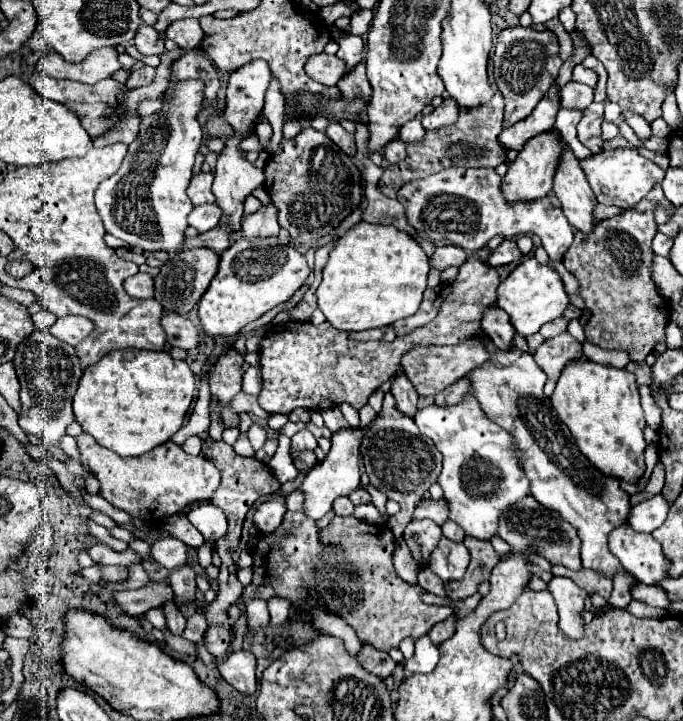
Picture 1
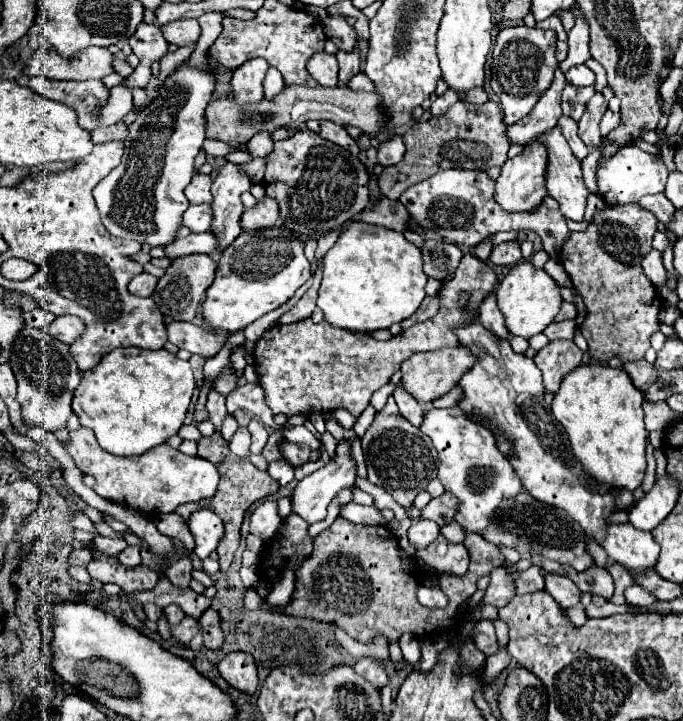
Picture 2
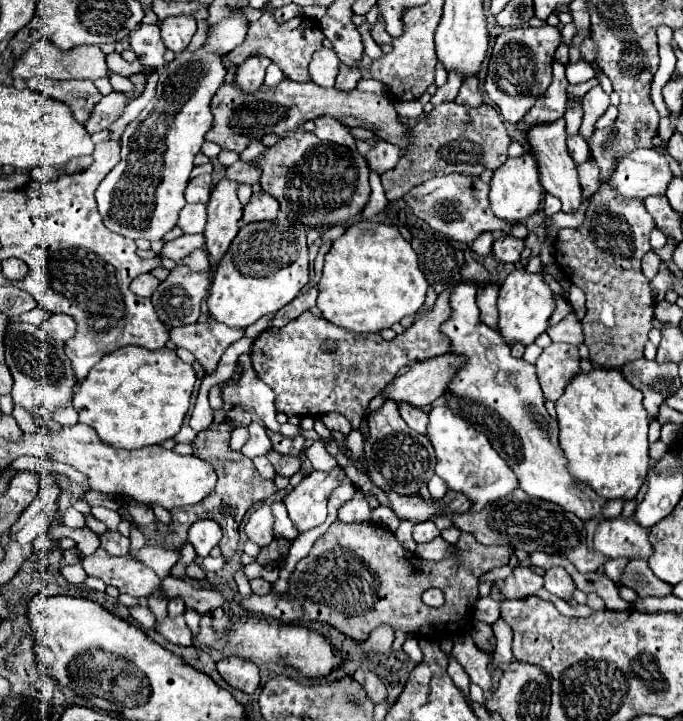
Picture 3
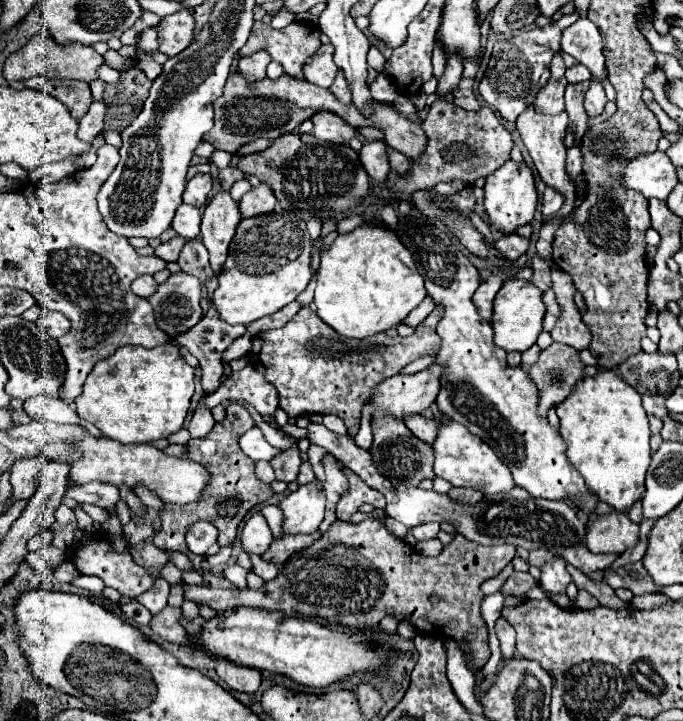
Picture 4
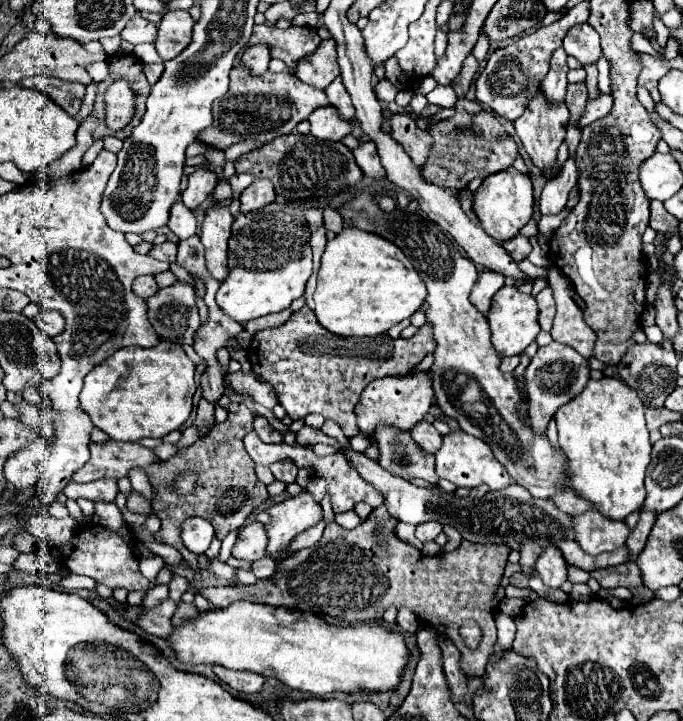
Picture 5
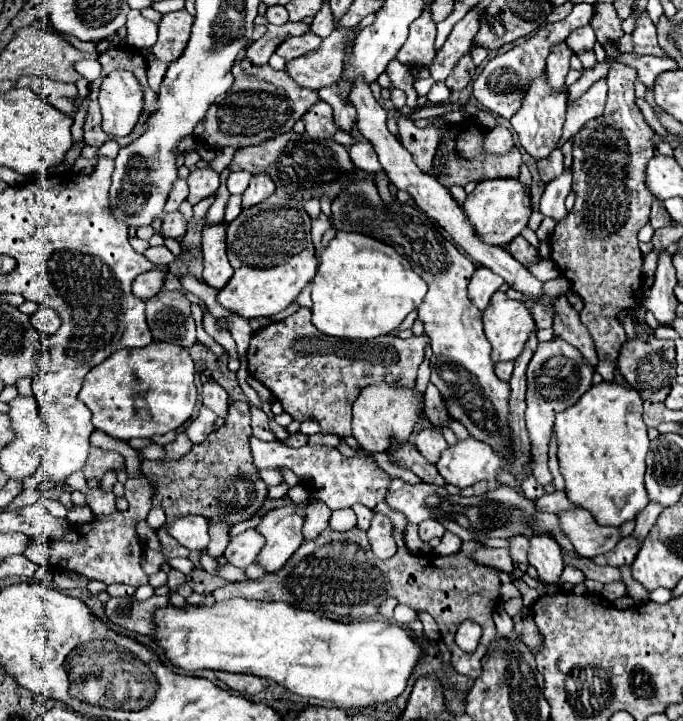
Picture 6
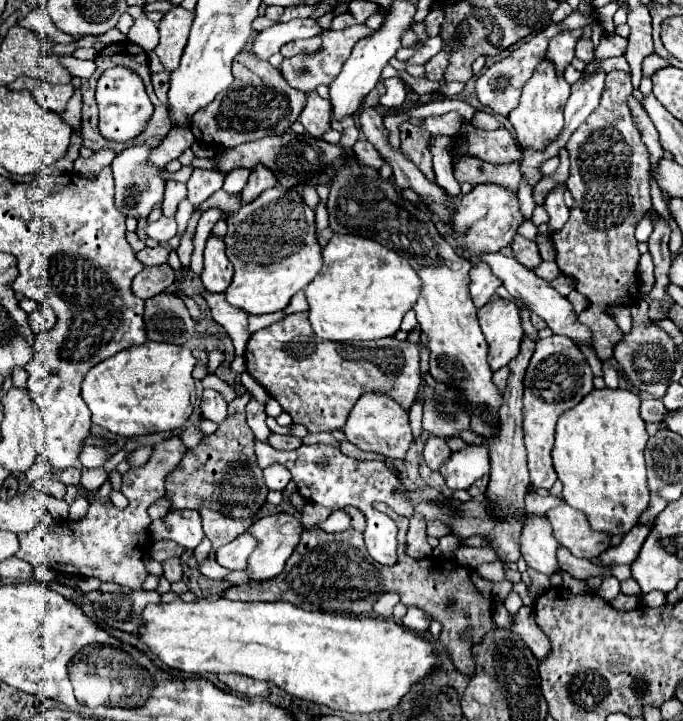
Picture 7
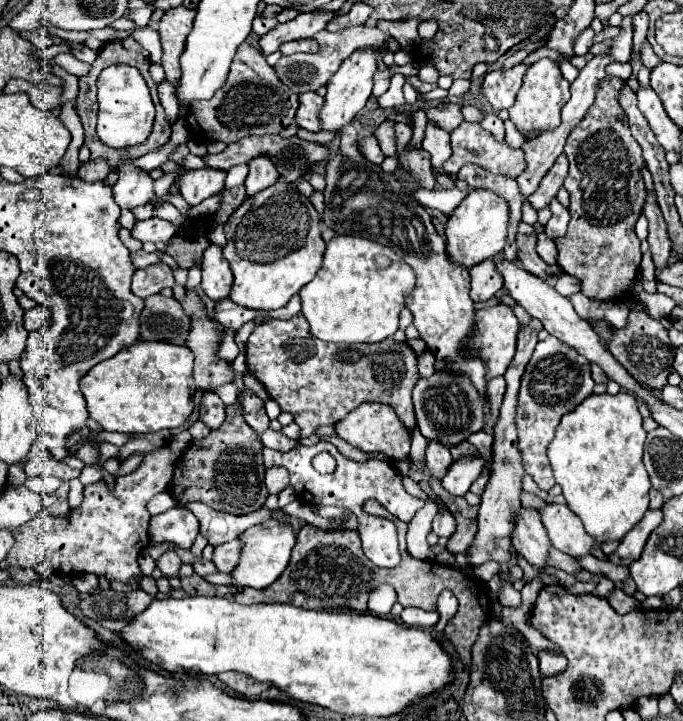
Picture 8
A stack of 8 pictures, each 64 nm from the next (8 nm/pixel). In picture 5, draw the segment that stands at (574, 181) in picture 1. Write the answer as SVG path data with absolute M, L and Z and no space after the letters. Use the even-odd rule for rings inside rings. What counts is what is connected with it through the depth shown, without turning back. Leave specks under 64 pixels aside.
M536 94L530 104L526 106L524 114L514 122L516 134L524 144L524 150L528 152L528 156L532 158L534 166L538 166L542 172L552 172L554 178L558 176L558 148L564 142L566 136L566 124L568 124L568 108L564 104L548 104L540 94ZM564 208L562 210L562 214L556 214L556 216L542 216L542 220L538 222L538 228L540 228L540 232L542 234L546 234L546 236L550 236L556 228L558 228L558 224L568 216L568 208Z

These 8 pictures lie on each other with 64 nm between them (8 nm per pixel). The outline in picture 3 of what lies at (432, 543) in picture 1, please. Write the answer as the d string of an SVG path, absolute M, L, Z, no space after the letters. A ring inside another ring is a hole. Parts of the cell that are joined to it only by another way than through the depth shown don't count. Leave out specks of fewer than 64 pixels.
M432 520L418 522L418 524L414 526L414 532L412 532L412 538L414 538L414 542L418 542L418 544L430 542L430 540L434 540L436 536L440 536L440 530L436 528L436 524L434 524Z

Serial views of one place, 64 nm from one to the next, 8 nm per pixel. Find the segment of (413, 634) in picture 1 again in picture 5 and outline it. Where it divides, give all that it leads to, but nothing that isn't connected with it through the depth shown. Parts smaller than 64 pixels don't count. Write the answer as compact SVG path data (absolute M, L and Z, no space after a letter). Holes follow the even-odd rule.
M384 506L372 510L372 514L352 530L332 522L326 526L324 536L316 546L290 554L278 564L272 578L260 580L254 586L234 584L226 588L202 588L198 594L218 610L236 600L248 600L298 612L312 612L316 616L330 616L344 620L346 624L374 624L382 620L382 614L390 606L410 608L420 622L442 628L442 632L456 644L462 652L460 666L468 676L482 676L496 642L490 600L500 584L510 548L506 544L472 544L462 540L452 552L426 556L420 554L418 548L402 542L394 534L394 526L396 520ZM374 532L380 532L386 548L380 548ZM462 620L474 620L482 630L482 640L476 650L470 650L458 632Z

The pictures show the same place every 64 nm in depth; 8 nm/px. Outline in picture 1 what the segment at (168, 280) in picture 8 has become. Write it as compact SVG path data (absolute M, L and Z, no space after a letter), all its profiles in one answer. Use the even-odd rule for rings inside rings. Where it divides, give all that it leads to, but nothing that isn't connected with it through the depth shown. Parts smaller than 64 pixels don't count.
M138 272L136 276L130 276L128 280L124 280L124 290L132 298L140 298L140 300L154 298L154 280L152 280L152 276Z

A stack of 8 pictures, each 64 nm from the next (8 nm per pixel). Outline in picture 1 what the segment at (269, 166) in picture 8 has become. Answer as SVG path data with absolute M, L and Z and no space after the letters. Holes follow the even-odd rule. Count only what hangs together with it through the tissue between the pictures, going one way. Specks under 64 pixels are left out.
M262 206L256 214L248 216L242 220L240 234L242 238L268 238L268 236L278 236L280 226L276 220L276 208L274 206Z

